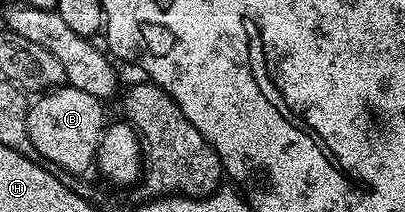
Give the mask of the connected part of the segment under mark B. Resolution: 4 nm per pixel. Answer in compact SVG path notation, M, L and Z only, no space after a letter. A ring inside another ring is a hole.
M68 85L58 86L40 97L30 104L24 116L24 134L28 146L33 147L38 158L49 161L47 163L54 168L59 167L75 175L87 172L96 162L105 130L104 104L95 96Z

